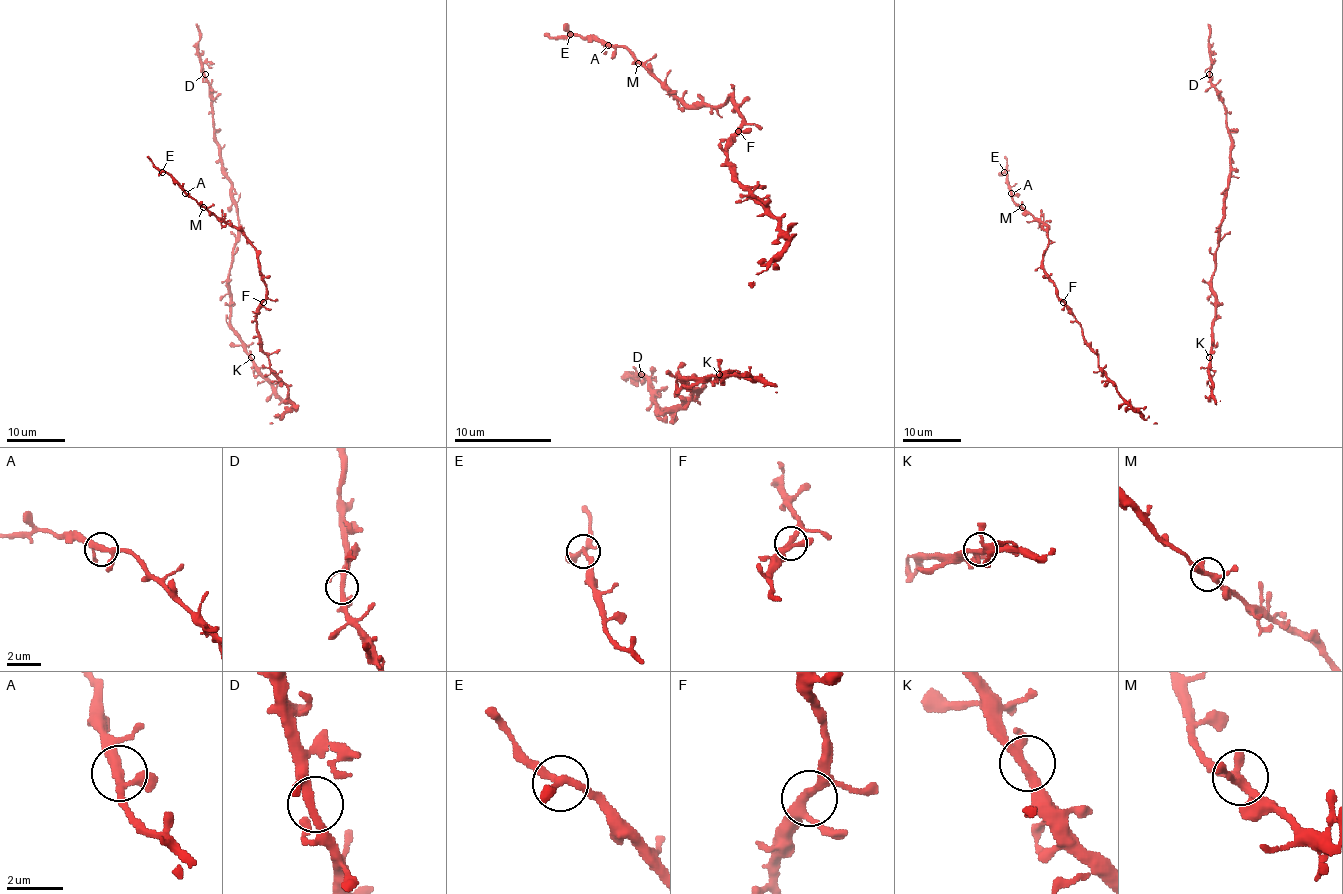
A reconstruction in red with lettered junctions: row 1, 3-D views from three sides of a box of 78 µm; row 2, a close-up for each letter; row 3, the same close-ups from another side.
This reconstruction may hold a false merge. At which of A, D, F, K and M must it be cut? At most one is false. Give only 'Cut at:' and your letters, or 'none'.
Cut at: none

